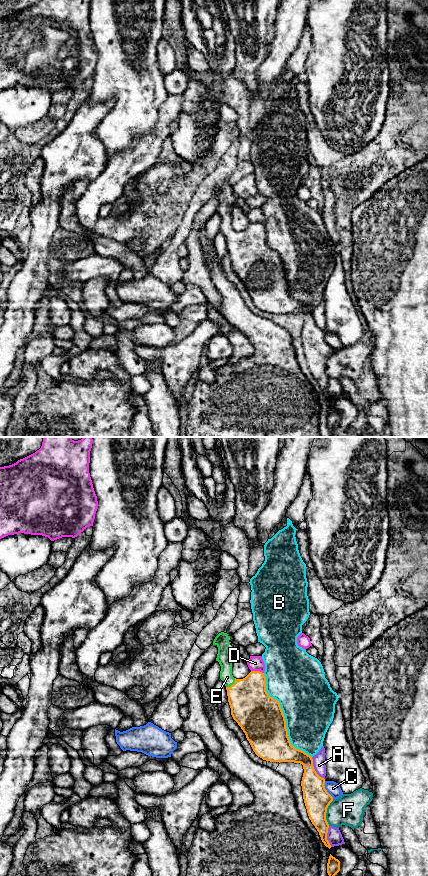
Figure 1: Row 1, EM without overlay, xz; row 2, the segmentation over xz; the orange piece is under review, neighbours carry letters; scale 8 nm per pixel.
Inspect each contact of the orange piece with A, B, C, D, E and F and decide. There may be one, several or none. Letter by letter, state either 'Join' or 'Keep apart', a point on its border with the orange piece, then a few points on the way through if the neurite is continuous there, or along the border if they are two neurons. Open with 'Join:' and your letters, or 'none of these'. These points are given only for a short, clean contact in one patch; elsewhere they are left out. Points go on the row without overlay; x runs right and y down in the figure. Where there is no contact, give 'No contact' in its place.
Join: E
A: Keep apart. Touches orange at xz (314, 321)
B: Keep apart. Touches orange at xz (284, 270)
C: Keep apart. Touches orange at xz (325, 341)
D: Keep apart. Touches orange at xz (257, 223). Boundary: xz (251, 222), (259, 222), (263, 225)
E: Join. Touches orange at xz (233, 236). Path across: xz (252, 260), (233, 236), (226, 228), (224, 210)
F: Keep apart. Touches orange at xz (326, 364)

